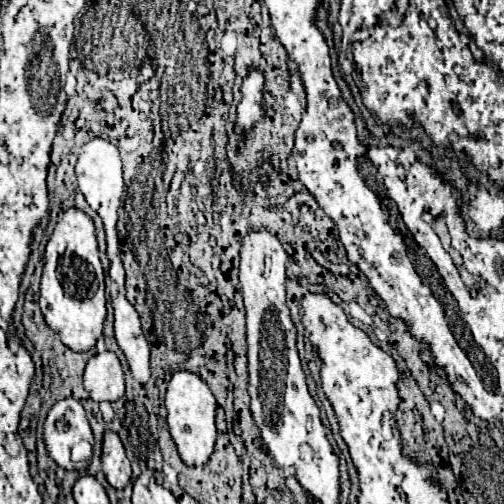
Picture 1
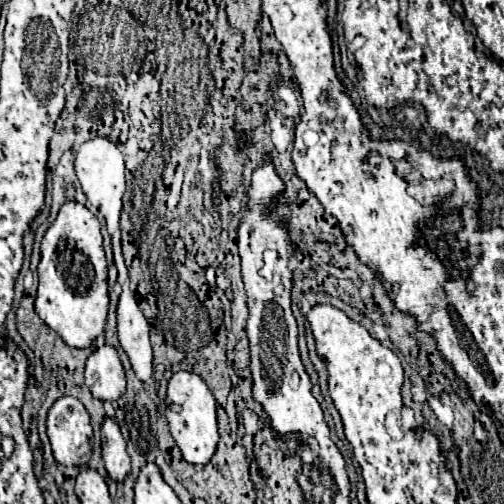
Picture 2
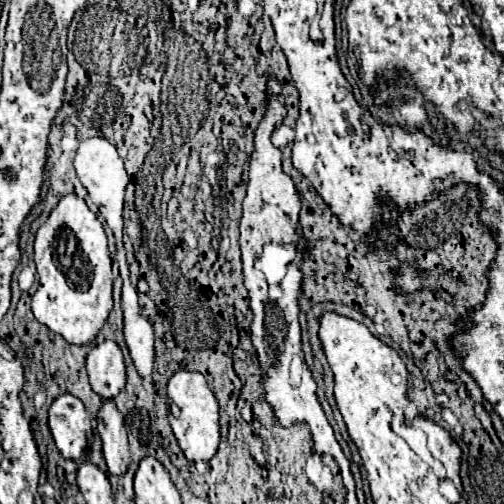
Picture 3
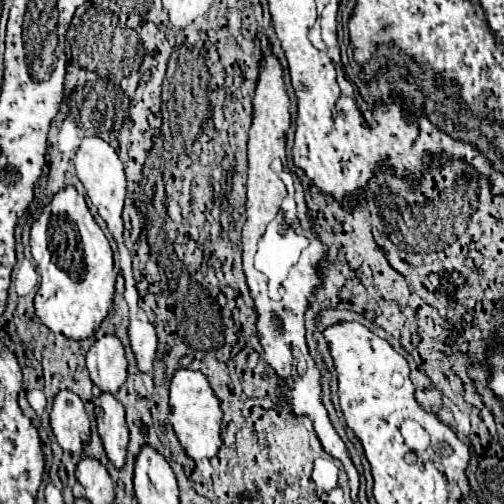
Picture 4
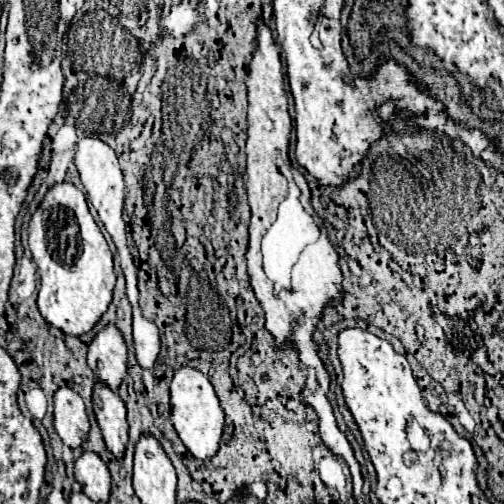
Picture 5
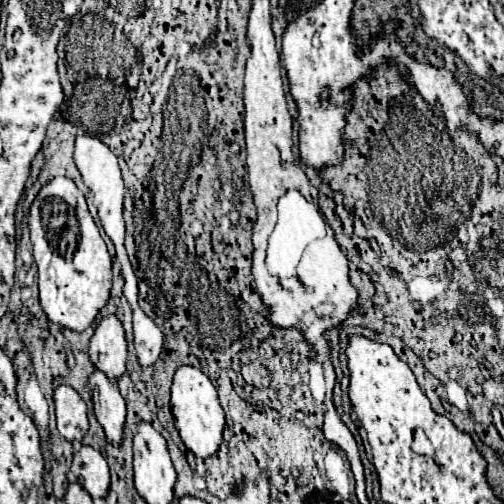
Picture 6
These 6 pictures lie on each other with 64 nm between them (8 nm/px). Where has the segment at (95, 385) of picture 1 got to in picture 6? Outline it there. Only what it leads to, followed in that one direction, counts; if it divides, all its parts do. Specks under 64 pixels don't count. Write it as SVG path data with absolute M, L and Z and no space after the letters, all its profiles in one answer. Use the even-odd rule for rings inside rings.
M116 314L104 316L90 340L90 360L112 382L126 372L126 336Z

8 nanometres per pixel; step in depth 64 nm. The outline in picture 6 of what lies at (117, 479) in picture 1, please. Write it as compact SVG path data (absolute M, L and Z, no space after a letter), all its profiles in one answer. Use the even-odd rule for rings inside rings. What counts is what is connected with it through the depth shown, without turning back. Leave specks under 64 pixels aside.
M94 370L88 376L88 392L94 402L94 414L102 424L106 438L112 444L122 440L124 418L126 418L126 402L118 392L118 386L100 370Z

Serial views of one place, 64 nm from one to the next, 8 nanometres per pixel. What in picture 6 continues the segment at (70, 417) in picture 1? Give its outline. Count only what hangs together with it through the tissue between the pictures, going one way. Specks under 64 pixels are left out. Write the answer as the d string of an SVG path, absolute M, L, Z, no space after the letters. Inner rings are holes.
M58 386L54 390L54 404L56 404L56 420L58 432L68 440L82 440L88 430L86 418L86 404L80 394L70 386Z

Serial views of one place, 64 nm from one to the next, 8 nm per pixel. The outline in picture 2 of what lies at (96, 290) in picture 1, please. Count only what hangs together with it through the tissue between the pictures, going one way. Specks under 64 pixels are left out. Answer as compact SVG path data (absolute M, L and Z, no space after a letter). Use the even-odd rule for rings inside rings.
M66 200L44 232L40 242L38 264L40 286L34 310L68 346L88 348L106 326L108 296L108 260L102 248L102 232L98 218L80 202Z

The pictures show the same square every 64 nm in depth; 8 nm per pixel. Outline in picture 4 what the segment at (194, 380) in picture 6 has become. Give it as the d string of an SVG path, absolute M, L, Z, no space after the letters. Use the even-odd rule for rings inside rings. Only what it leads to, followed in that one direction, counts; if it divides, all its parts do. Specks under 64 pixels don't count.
M182 368L174 374L174 378L170 382L170 408L172 408L172 416L168 416L168 420L176 432L182 448L186 450L186 454L196 462L202 458L216 456L222 446L222 438L220 438L222 410L220 410L220 402L218 402L214 390L210 388L210 384L202 372Z

